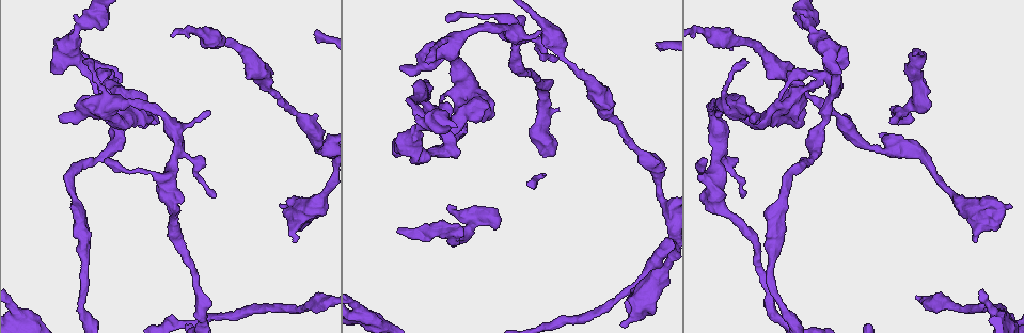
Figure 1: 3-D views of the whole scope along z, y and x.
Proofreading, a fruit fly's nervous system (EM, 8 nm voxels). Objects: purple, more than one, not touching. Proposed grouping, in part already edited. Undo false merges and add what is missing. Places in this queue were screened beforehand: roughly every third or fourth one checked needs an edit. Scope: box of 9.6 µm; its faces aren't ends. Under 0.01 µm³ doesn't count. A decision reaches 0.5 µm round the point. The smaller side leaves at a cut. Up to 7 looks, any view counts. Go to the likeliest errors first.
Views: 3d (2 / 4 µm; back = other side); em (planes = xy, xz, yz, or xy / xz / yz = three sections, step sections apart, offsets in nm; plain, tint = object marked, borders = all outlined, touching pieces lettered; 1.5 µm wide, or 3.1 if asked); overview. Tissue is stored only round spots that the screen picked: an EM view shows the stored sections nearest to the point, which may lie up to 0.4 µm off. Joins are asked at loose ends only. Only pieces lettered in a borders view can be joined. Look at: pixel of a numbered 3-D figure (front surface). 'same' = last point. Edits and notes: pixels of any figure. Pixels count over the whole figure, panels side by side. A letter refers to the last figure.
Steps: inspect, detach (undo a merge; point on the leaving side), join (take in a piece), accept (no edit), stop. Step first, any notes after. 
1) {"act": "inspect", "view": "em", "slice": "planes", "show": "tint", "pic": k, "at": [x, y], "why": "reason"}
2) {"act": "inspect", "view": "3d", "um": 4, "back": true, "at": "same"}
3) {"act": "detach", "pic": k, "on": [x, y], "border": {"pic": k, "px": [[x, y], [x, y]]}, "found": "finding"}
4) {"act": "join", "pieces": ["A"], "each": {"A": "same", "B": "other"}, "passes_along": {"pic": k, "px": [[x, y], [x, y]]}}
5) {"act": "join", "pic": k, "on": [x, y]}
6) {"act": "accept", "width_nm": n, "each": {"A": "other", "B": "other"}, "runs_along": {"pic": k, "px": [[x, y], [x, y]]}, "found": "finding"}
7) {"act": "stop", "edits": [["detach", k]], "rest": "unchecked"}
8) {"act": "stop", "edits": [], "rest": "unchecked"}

{"act": "inspect", "view": "em", "slice": "planes", "show": "borders", "pic": 1, "at": [450, 205], "why": "free end"}

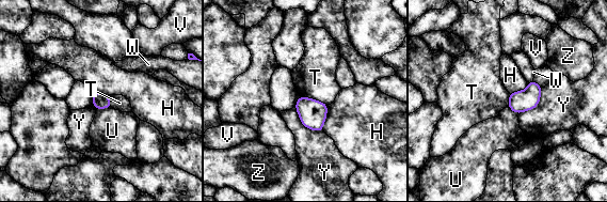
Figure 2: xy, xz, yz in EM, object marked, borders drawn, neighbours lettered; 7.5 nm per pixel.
{"act": "accept", "each": {"H": "other", "T": "other", "U": "other", "V": "other", "W": "other", "Y": "other", "Z": "other"}, "border": {"pic": 2, "px": [[300, 95], [321, 100], [326, 105]]}, "found": "none of them fits"}

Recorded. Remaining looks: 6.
{"act": "inspect", "view": "em", "slice": "planes", "show": "borders", "pic": 1, "at": [214, 195], "why": "tapers out"}

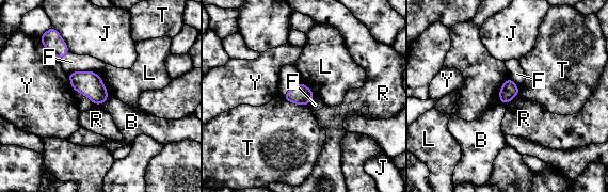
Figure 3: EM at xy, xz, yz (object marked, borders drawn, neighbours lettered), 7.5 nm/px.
{"act": "accept", "longest_contact_nm": ["F", 220], "each": {"B": "other", "F": "other", "J": "other", "L": "other", "R": "other", "T": "other", "Y": "other"}, "border": {"pic": 3, "px": [[517, 94], [507, 105]]}, "found": "no lettered piece goes on from it"}

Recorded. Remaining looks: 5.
{"act": "inspect", "view": "em", "slice": "planes", "show": "borders", "pic": 1, "at": [294, 242], "why": "free end"}

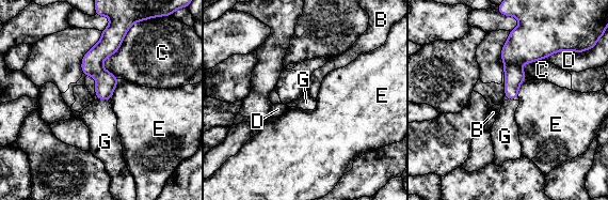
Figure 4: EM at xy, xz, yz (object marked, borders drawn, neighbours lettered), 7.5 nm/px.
{"act": "join", "pieces": ["G"], "width_nm": 120, "each": {"B": "other", "C": "other", "D": "other", "E": "other", "G": "same"}, "passes_along": {"pic": 4, "px": [[106, 81], [104, 98], [99, 117]]}, "found": "it goes on there"}

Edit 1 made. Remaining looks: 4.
{"act": "stop", "edits": [["join", 4]], "rest": "unchecked"}

